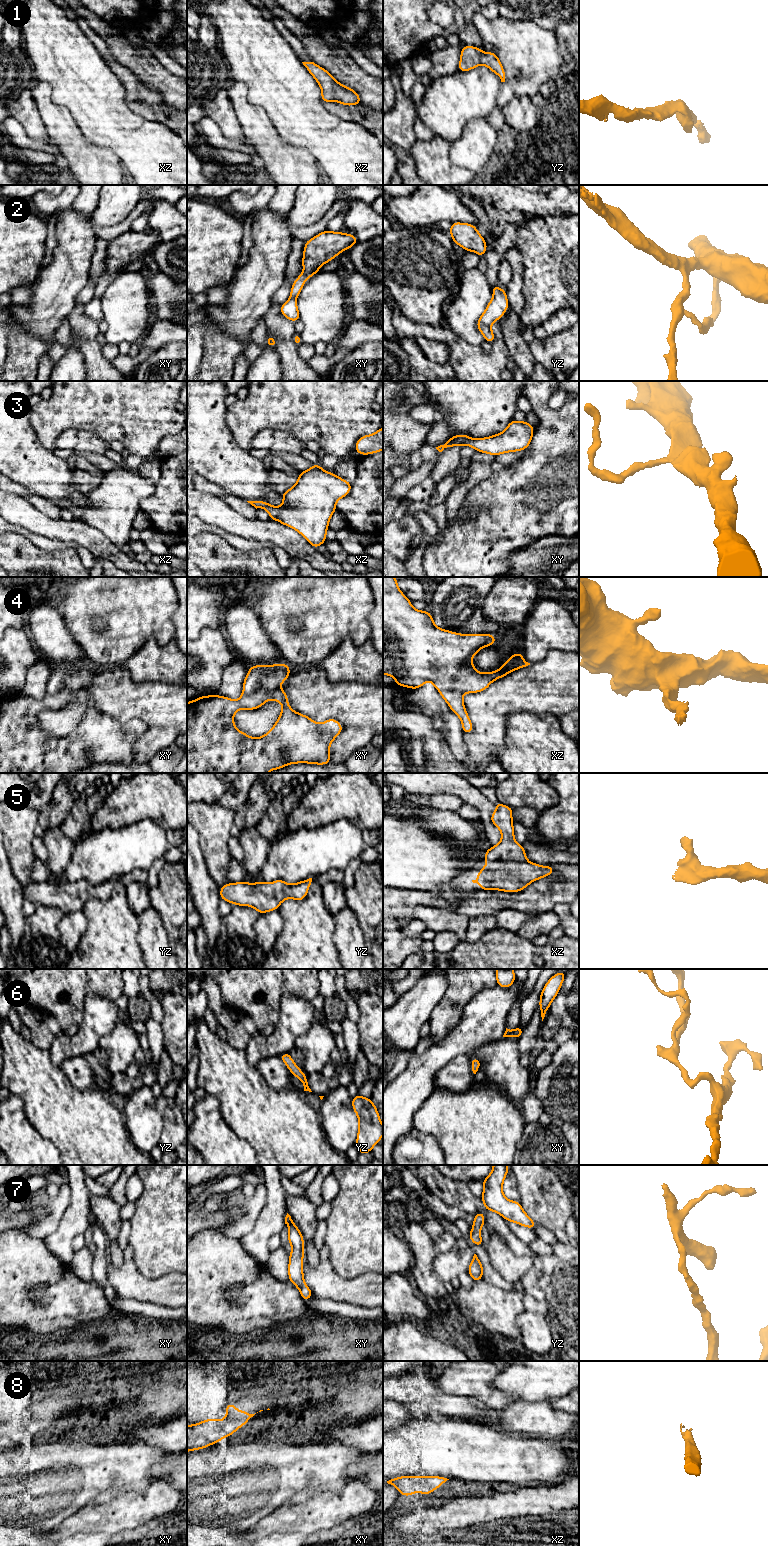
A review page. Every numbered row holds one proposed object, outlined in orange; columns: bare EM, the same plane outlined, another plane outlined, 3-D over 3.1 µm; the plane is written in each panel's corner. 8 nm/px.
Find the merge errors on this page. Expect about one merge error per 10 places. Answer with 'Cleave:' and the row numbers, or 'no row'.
Cleave: no row

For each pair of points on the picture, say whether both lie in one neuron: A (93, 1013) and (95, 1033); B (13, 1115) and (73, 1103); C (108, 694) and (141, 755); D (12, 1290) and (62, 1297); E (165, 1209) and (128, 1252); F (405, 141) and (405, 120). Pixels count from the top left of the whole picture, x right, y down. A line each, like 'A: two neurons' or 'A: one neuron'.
A: one neuron
B: two neurons
C: one neuron
D: one neuron
E: two neurons
F: one neuron

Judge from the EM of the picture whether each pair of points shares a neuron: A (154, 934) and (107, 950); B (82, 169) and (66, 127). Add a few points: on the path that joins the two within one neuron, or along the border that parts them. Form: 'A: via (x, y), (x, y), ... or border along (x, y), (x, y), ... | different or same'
A: border along (137, 916), (137, 943), (144, 958) | different
B: via (82, 159), (82, 155), (69, 137) | same

